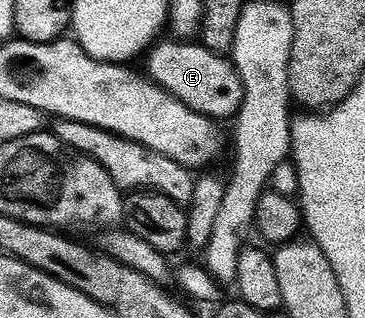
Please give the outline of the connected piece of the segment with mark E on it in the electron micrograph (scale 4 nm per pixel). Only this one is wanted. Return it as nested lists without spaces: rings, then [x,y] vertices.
[[[169,38],[157,40],[147,50],[147,76],[194,112],[214,121],[233,118],[241,107],[244,89],[231,60],[210,51],[201,42]]]

